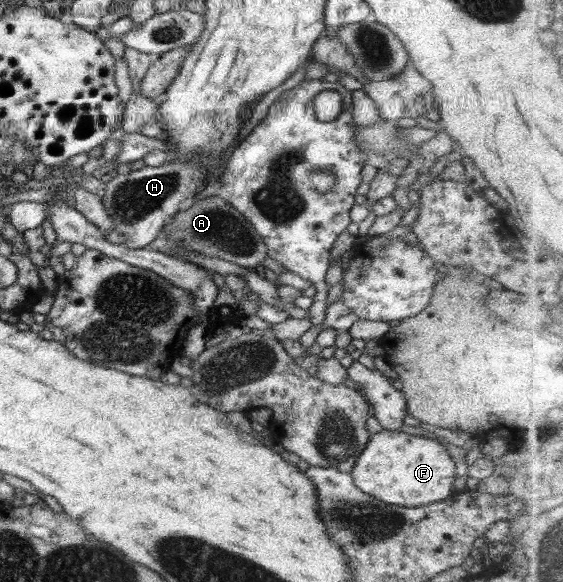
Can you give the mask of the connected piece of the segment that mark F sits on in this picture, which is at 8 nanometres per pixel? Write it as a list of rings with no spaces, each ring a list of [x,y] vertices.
[[[401,431],[373,434],[358,456],[350,475],[357,488],[390,505],[415,508],[455,495],[455,462],[439,441],[411,436]]]

